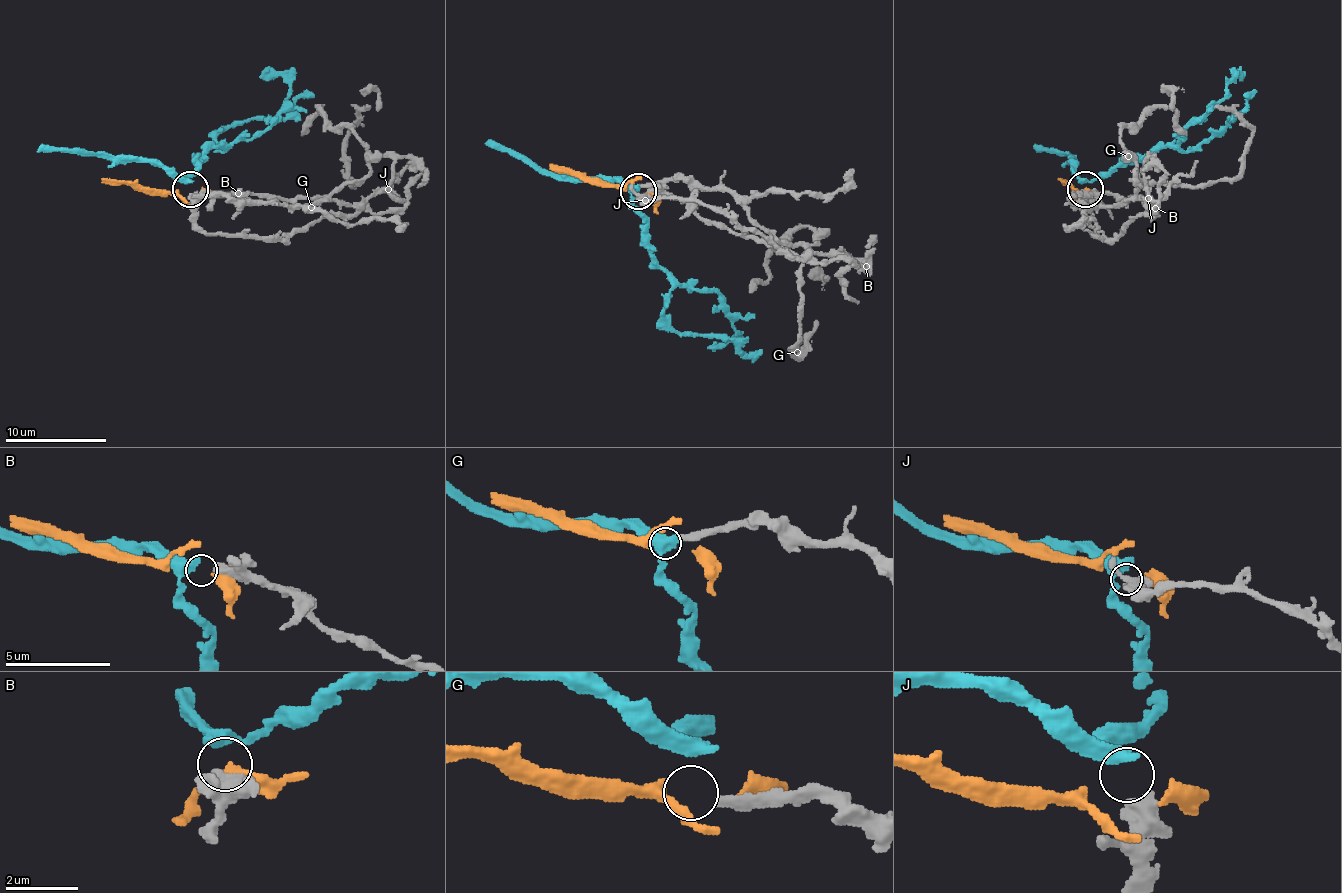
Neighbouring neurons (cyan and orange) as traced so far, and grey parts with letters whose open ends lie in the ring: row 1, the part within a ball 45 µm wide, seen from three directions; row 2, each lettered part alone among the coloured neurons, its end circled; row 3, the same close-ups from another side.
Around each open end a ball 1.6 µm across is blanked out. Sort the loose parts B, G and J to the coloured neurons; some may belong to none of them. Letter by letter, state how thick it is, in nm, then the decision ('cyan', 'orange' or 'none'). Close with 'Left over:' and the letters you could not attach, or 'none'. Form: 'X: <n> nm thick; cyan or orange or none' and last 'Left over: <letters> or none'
B: 400 nm thick; none
G: 320 nm thick; none
J: 400 nm thick; none
Left over: B, G, J

